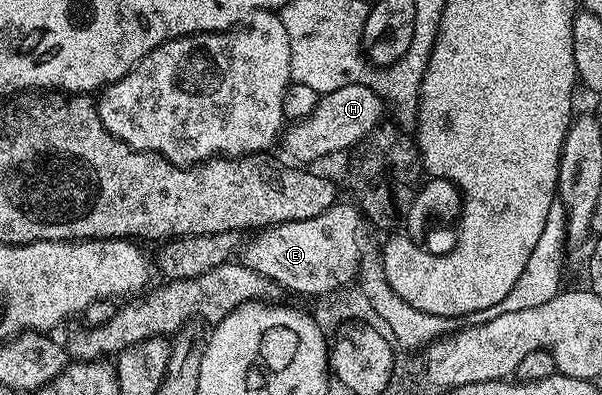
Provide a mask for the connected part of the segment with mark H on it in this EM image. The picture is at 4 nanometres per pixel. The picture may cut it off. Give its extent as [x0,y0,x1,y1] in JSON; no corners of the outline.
[282,83,386,163]

